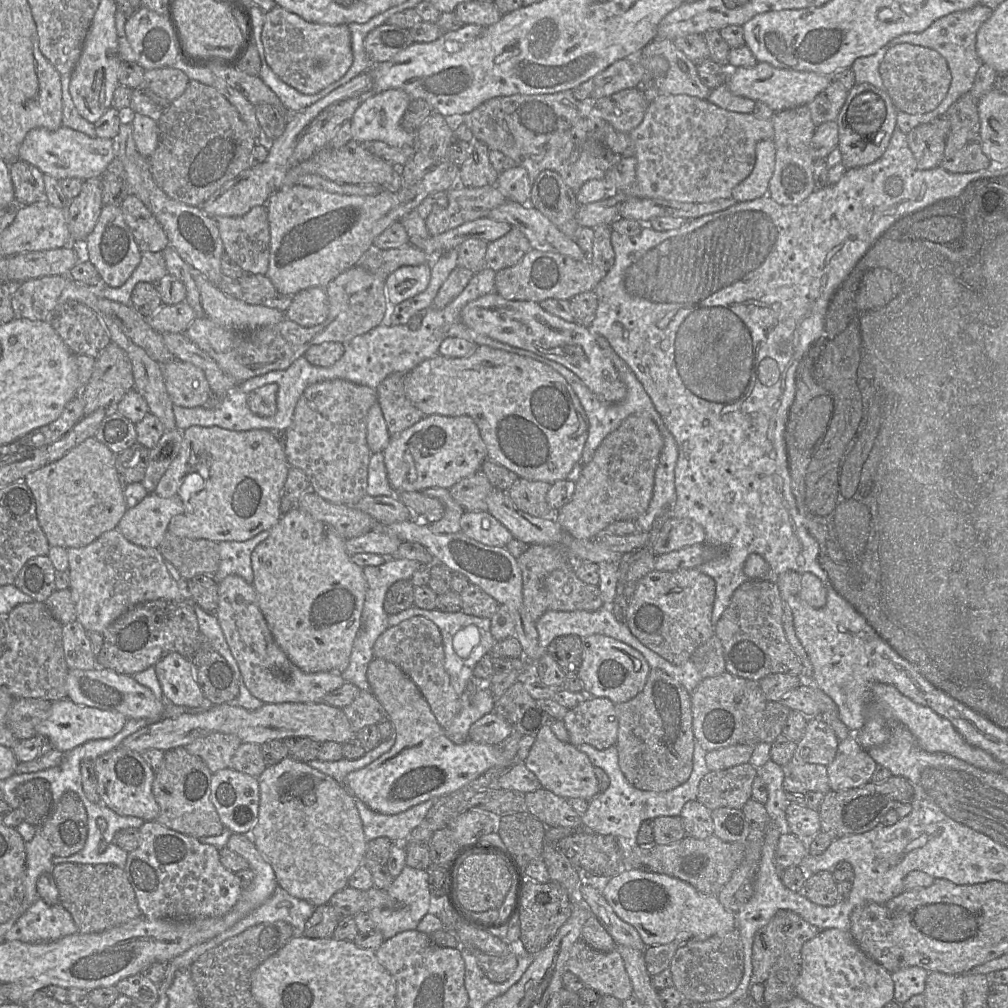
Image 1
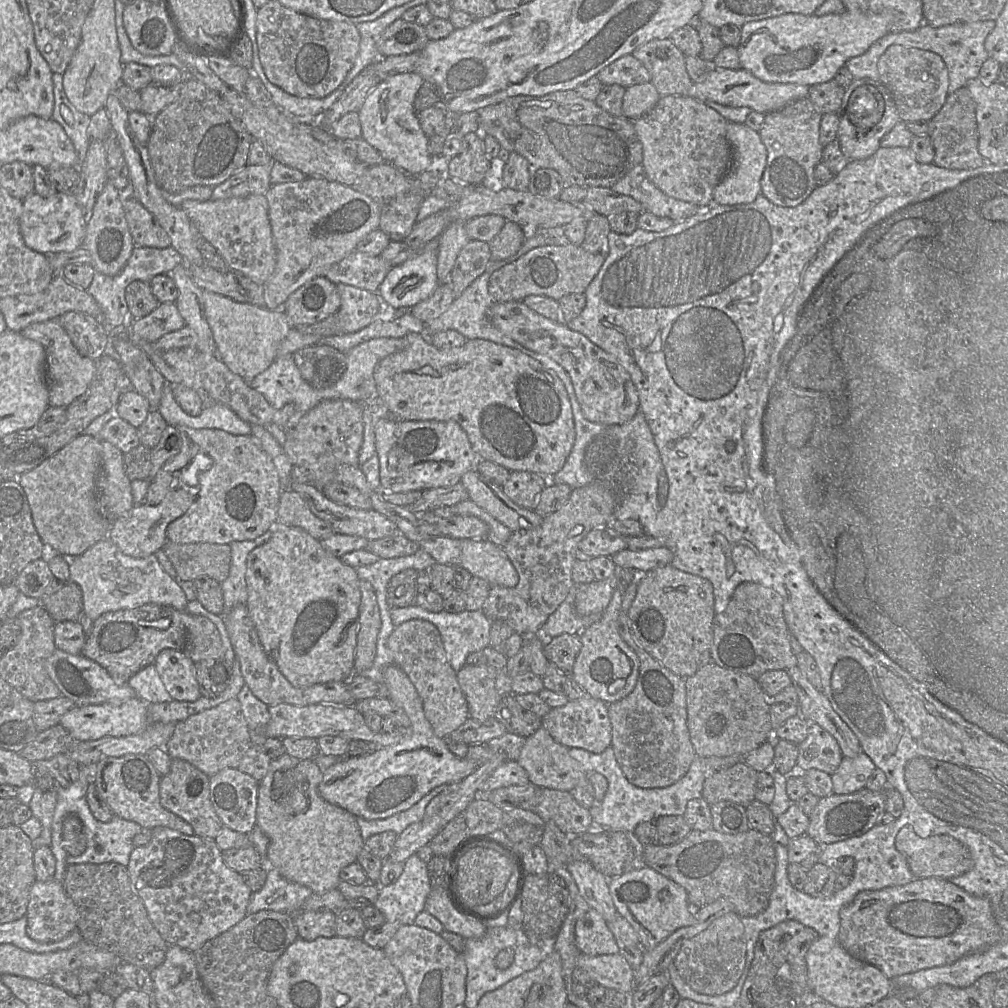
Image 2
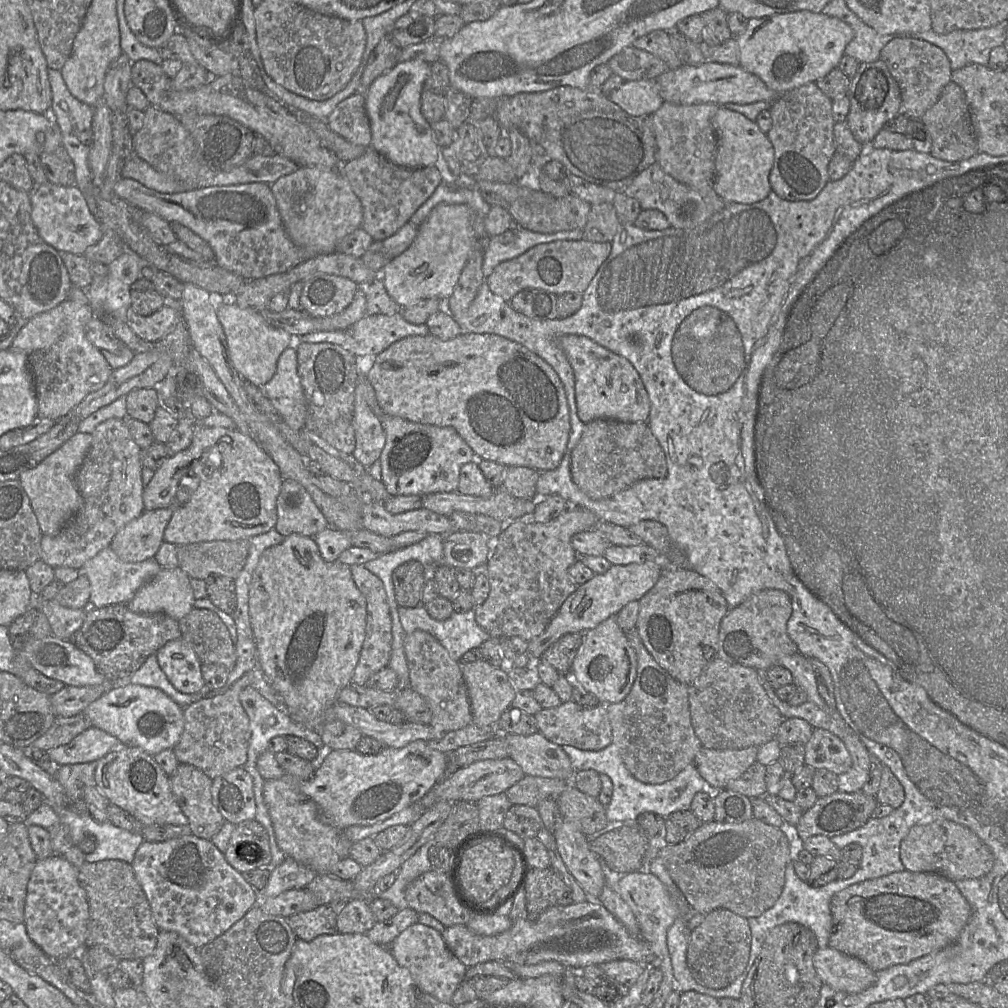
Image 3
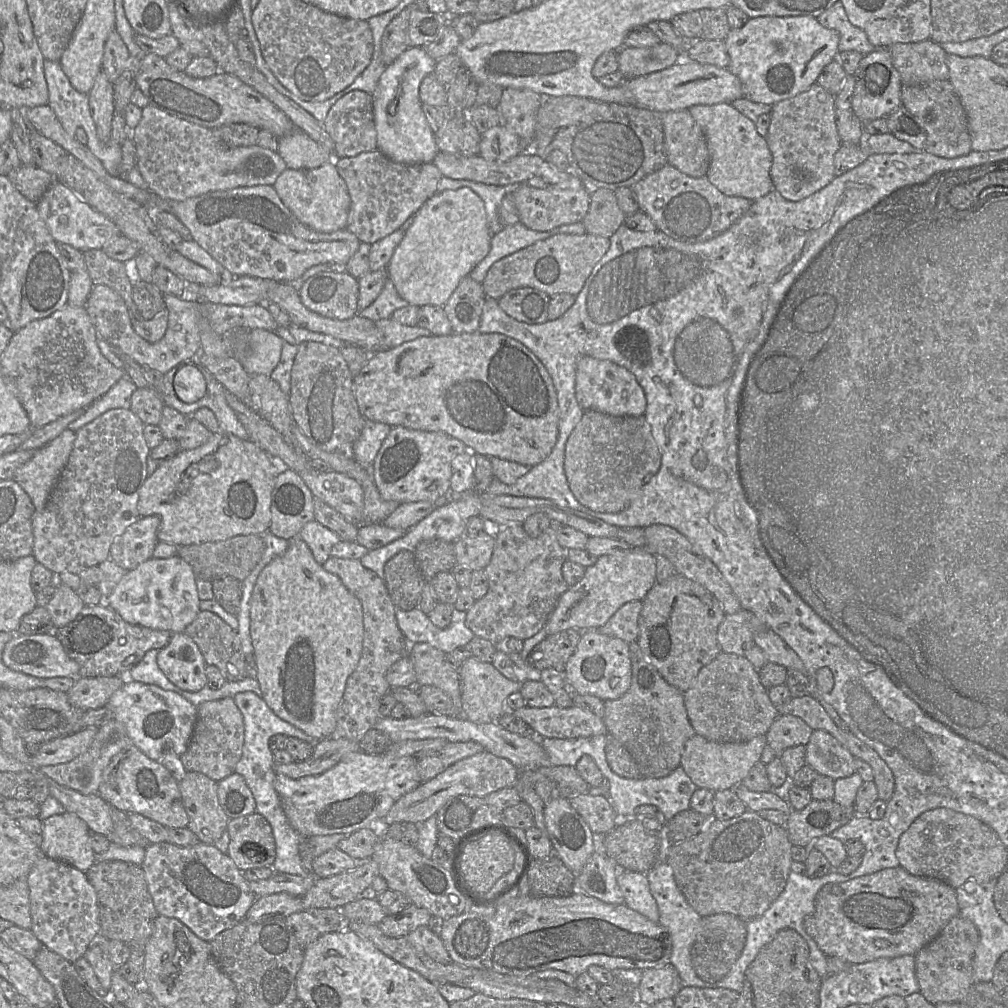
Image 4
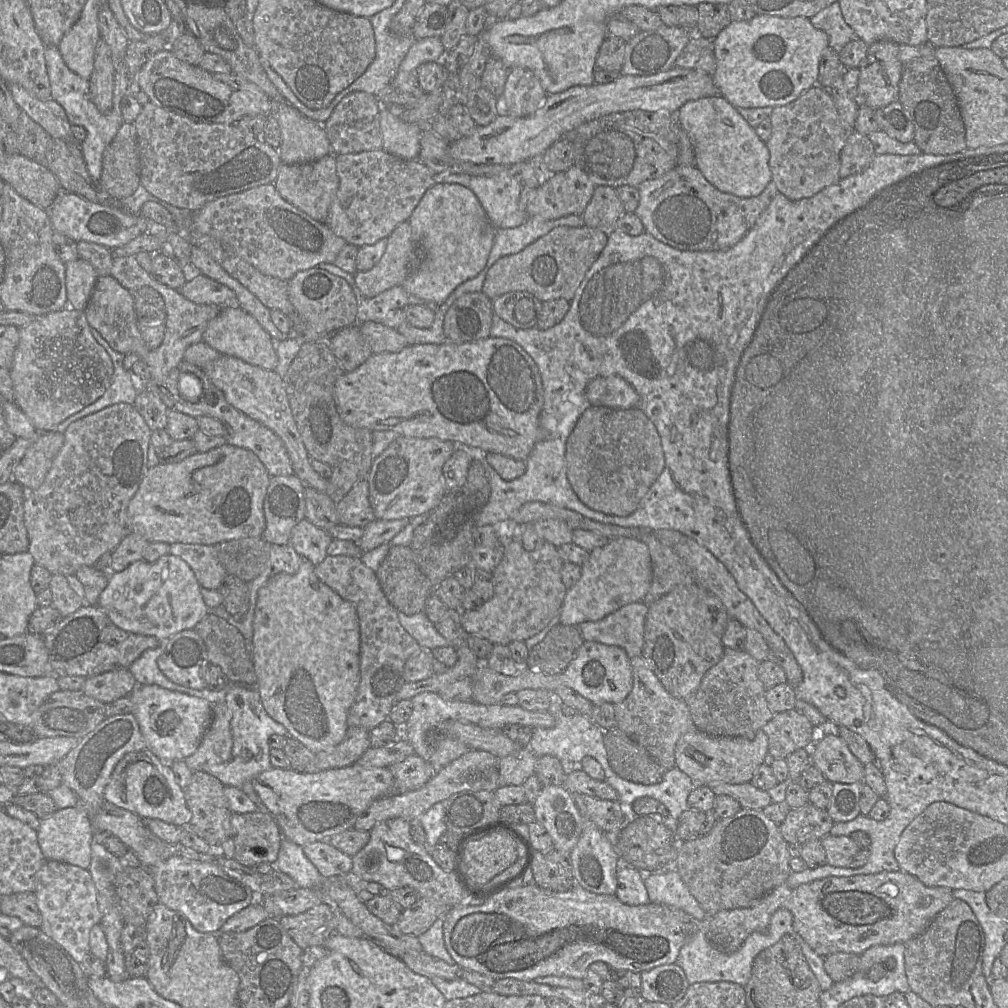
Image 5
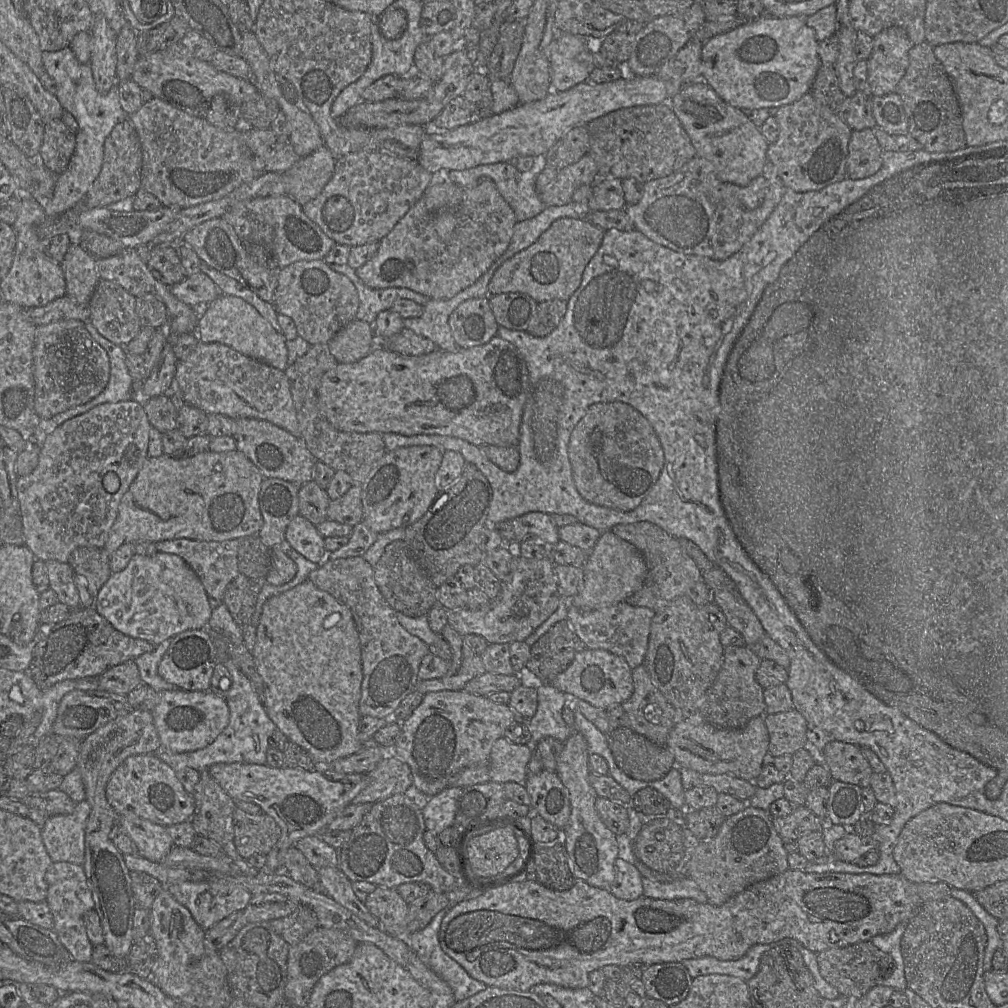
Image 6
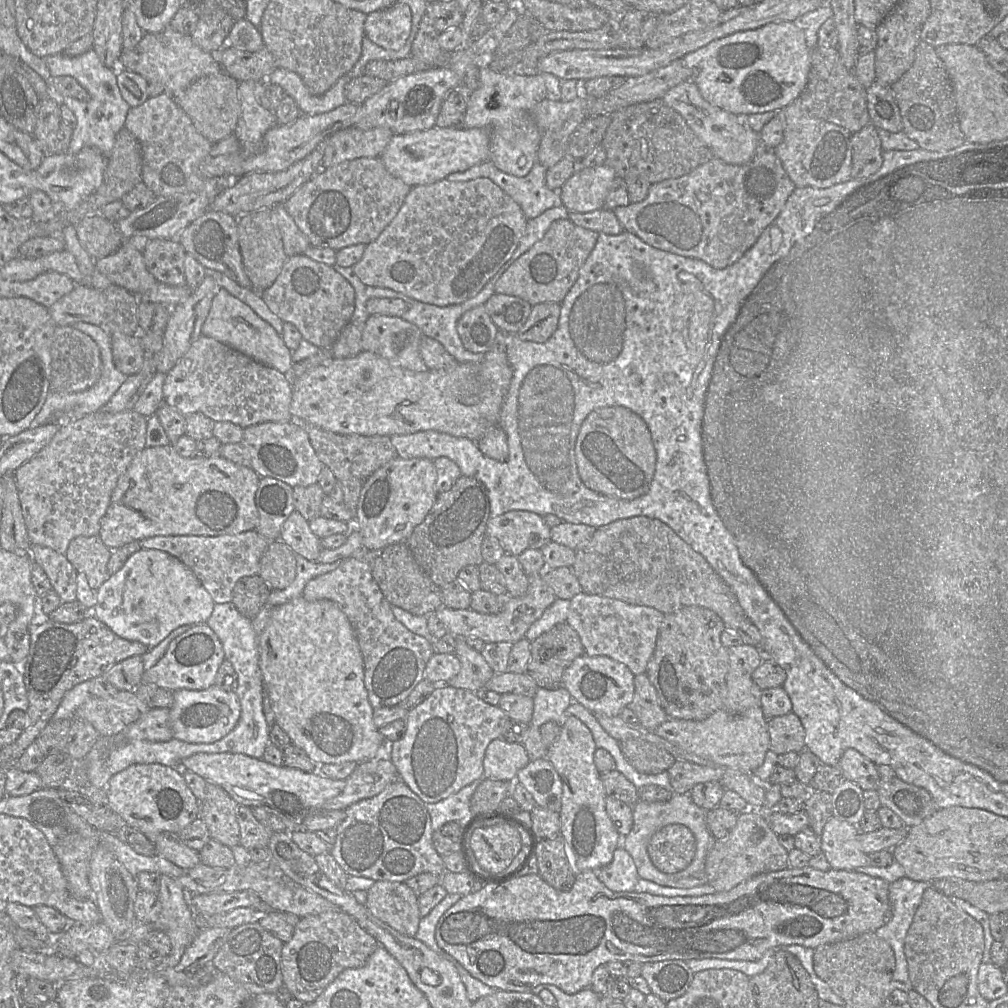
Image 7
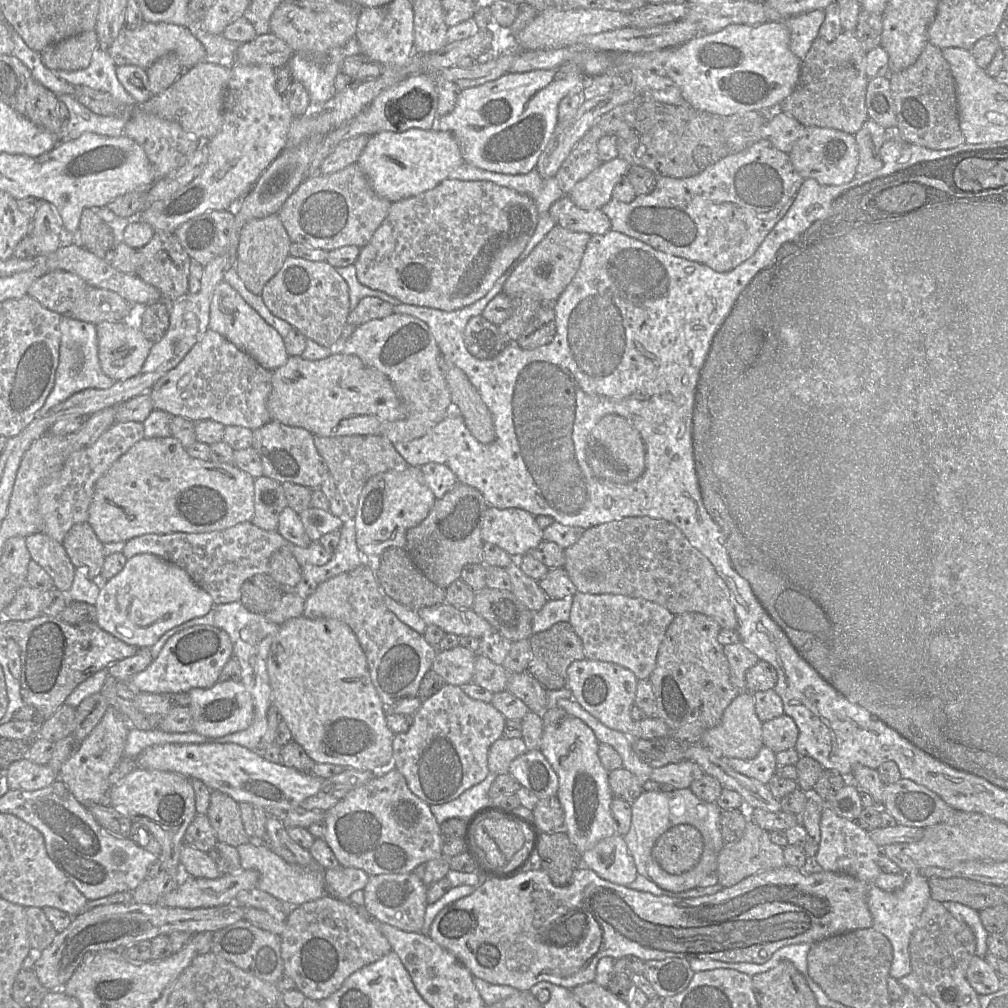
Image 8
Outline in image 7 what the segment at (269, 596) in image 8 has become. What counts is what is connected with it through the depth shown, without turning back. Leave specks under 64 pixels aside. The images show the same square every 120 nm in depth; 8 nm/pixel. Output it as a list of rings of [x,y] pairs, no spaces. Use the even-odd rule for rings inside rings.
[[[257,575],[245,576],[237,581],[232,591],[232,603],[250,620],[266,606],[272,588]]]

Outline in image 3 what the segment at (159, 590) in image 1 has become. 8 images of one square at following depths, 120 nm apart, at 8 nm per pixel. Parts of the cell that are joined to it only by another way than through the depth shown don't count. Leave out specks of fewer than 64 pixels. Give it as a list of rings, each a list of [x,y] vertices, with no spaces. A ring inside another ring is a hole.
[[[109,546],[87,560],[79,571],[86,575],[90,582],[91,607],[101,608],[107,605],[128,603],[137,590],[154,577],[160,569],[162,567],[154,557],[141,562],[128,563],[120,560]]]

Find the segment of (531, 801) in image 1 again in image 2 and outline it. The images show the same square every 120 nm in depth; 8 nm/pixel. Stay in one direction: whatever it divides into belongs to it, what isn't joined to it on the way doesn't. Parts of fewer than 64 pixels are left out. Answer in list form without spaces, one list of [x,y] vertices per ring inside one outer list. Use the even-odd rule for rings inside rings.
[[[542,789],[541,802],[535,807],[537,813],[545,822],[553,821],[569,836],[578,836],[593,828],[590,810],[581,806],[570,791]]]

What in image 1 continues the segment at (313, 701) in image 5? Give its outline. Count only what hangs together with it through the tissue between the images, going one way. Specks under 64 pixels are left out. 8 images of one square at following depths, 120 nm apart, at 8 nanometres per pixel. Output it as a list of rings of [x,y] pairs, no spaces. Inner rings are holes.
[[[296,506],[282,515],[279,521],[271,528],[268,538],[259,543],[251,554],[251,565],[254,575],[252,585],[257,594],[259,608],[277,645],[286,654],[288,659],[305,673],[343,673],[349,665],[353,643],[361,628],[361,615],[366,597],[367,584],[363,568],[352,562],[351,556],[346,552],[345,542],[346,539],[340,536],[332,527],[314,519]]]

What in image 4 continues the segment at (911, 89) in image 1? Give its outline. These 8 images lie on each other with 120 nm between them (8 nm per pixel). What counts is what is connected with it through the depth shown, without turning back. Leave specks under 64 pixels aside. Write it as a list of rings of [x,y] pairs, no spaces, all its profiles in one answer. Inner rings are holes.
[[[930,39],[916,43],[896,43],[889,47],[892,63],[905,85],[923,85],[948,80],[946,52]]]

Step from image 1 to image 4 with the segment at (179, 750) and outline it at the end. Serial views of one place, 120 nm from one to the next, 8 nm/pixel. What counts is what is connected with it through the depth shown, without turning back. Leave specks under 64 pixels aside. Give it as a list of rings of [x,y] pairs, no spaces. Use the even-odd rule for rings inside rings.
[[[187,771],[178,784],[189,817],[187,827],[200,842],[213,845],[229,820],[218,801],[217,782],[203,773]]]

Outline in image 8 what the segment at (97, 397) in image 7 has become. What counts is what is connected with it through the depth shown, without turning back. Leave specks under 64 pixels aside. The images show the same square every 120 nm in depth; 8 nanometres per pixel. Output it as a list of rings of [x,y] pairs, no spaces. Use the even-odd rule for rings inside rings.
[[[62,315],[60,320],[61,343],[59,350],[59,364],[56,369],[55,383],[44,405],[36,413],[42,417],[57,404],[65,401],[70,396],[82,390],[107,389],[116,381],[104,374],[98,358],[98,339],[96,325],[81,321],[68,315]]]

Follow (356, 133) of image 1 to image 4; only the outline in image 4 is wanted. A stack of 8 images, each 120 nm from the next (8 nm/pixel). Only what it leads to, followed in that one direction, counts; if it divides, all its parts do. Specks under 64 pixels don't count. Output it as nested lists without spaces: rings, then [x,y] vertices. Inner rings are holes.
[[[409,47],[387,66],[372,94],[377,149],[394,162],[432,163],[439,152],[419,95],[422,80],[434,72],[436,64],[437,60],[430,57],[423,47]]]

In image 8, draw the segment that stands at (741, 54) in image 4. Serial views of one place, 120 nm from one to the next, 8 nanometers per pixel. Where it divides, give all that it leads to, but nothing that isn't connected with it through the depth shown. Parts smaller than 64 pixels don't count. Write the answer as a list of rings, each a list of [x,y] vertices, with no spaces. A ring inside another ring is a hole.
[[[785,20],[758,25],[732,24],[670,48],[663,74],[679,87],[692,109],[732,115],[779,106],[794,90],[801,62],[790,50]]]

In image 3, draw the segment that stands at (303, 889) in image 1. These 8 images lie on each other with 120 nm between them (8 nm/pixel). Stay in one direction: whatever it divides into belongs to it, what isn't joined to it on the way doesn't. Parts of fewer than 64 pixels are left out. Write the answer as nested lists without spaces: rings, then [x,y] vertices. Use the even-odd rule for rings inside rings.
[[[287,751],[276,753],[275,758],[284,770],[284,775],[279,779],[265,780],[263,797],[272,821],[277,844],[286,857],[292,857],[297,862],[316,871],[317,874],[331,874],[332,868],[340,860],[350,857],[349,852],[353,842],[345,836],[344,829],[323,821],[319,816],[316,803],[301,792],[300,785],[310,779],[315,772],[313,764]]]

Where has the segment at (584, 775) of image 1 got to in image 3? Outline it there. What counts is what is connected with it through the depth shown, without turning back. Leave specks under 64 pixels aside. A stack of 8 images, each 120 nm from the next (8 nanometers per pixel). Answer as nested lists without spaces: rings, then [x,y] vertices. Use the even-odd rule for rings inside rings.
[[[540,732],[531,735],[509,733],[504,734],[504,737],[509,757],[522,768],[525,775],[558,778],[571,783],[575,770],[562,746],[549,741]]]

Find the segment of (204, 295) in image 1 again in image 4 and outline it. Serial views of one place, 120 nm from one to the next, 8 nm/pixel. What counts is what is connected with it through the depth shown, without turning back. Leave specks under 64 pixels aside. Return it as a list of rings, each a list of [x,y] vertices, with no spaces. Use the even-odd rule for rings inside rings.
[[[252,328],[247,331],[247,350],[243,357],[238,357],[242,367],[249,375],[265,374],[269,375],[277,366],[284,340],[274,331],[260,328]]]

